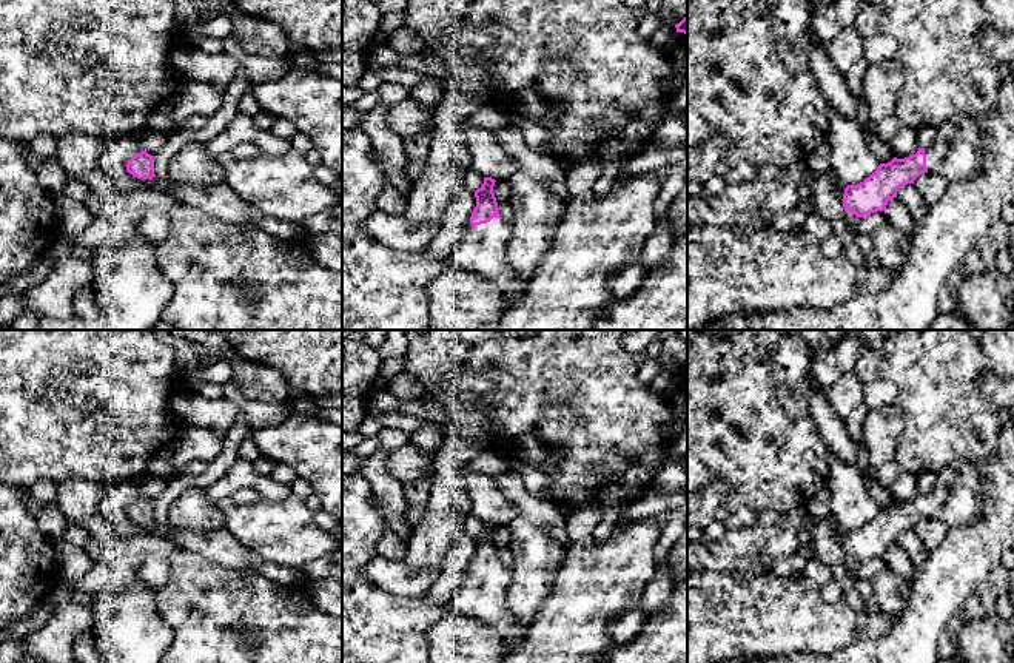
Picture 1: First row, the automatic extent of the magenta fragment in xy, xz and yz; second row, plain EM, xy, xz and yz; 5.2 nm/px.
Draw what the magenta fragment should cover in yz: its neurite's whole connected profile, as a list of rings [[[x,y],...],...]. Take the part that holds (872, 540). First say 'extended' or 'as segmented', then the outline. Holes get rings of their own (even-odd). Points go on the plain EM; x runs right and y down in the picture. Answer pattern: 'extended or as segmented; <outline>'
extended; [[[954,463],[937,473],[934,489],[909,503],[894,503],[843,540],[844,557],[865,563],[883,557],[900,532],[914,529],[922,518],[943,521],[948,527],[968,524],[980,513],[983,490],[971,463]]]

